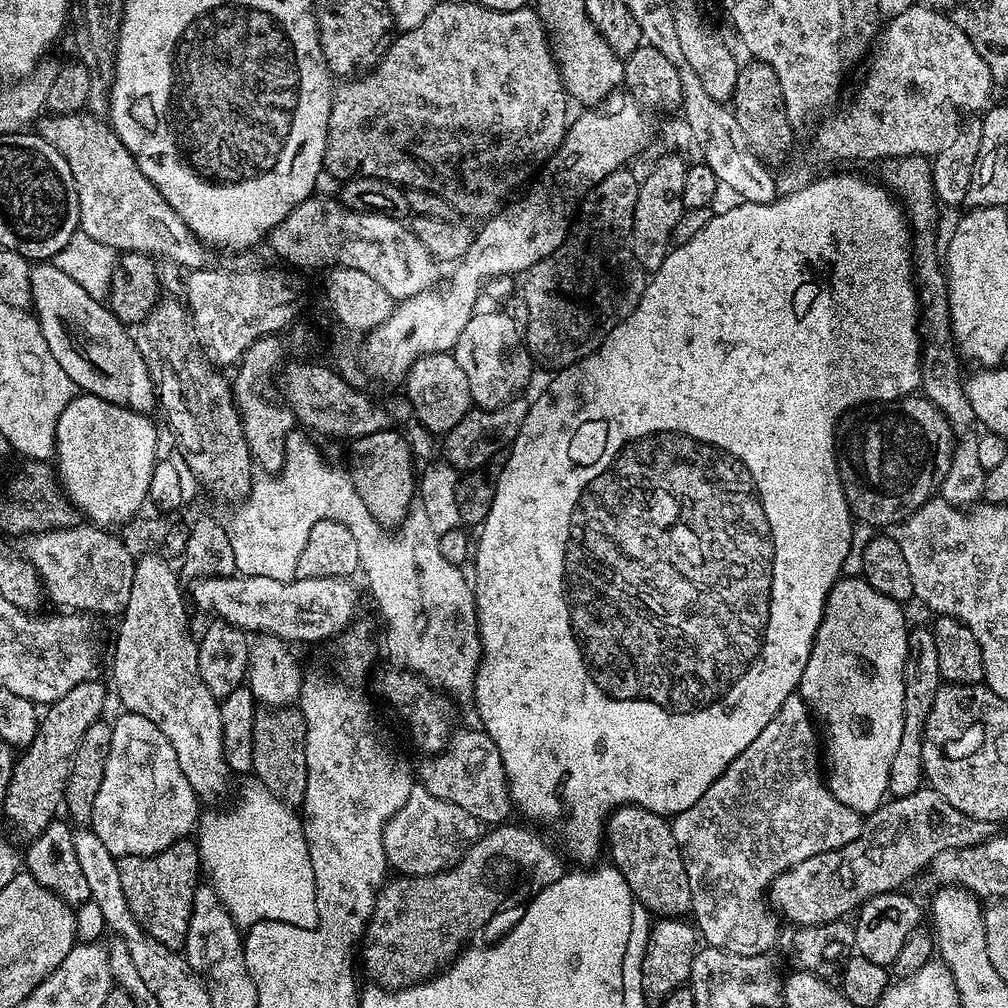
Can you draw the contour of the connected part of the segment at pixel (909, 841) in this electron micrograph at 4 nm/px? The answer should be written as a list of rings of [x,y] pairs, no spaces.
[[[922,786],[914,794],[889,799],[867,813],[854,842],[814,854],[814,858],[806,858],[806,862],[798,862],[798,866],[774,878],[766,900],[792,926],[825,924],[855,913],[860,905],[878,894],[903,889],[903,884],[923,868],[925,871],[942,850],[981,844],[993,832],[989,821],[954,810],[942,794]]]

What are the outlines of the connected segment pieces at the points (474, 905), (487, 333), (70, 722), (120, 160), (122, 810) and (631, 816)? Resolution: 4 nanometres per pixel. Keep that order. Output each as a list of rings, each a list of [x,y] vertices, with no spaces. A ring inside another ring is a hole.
[[[505,822],[489,827],[452,867],[438,874],[389,879],[385,883],[376,895],[376,908],[372,912],[372,919],[368,922],[368,930],[362,941],[364,972],[372,979],[369,981],[385,990],[399,990],[408,988],[411,984],[431,980],[437,972],[444,971],[465,951],[469,943],[467,940],[503,906],[508,892],[516,892],[517,902],[524,906],[546,886],[558,882],[558,878],[564,876],[565,857],[559,851],[556,853],[539,836],[541,833],[535,827],[524,822],[512,823]]]
[[[473,312],[462,334],[458,334],[454,355],[458,366],[462,366],[466,373],[470,398],[477,408],[497,408],[517,399],[532,376],[534,357],[524,342],[517,321],[515,324],[504,312]]]
[[[89,678],[78,682],[70,694],[62,694],[54,703],[47,705],[46,711],[40,716],[38,734],[28,748],[23,749],[15,757],[12,765],[10,786],[6,790],[6,798],[2,808],[8,820],[25,838],[42,834],[52,820],[57,819],[64,802],[64,791],[70,778],[74,750],[78,750],[78,742],[82,742],[82,734],[90,730],[95,720],[105,715],[104,703],[110,700],[107,687]]]
[[[83,111],[48,114],[39,121],[38,134],[66,158],[70,174],[74,174],[80,207],[79,231],[90,234],[90,238],[102,242],[102,246],[115,248],[120,254],[143,252],[161,261],[181,264],[184,270],[209,267],[213,253],[200,243],[186,222],[182,222],[170,202],[158,194],[142,170],[138,170],[138,164],[111,127],[102,123],[101,119]]]
[[[133,712],[120,714],[117,720],[111,721],[111,725],[110,754],[106,758],[102,786],[98,786],[98,798],[94,798],[94,814],[90,825],[92,831],[102,838],[106,850],[110,850],[110,854],[117,858],[153,856],[174,842],[191,837],[202,812],[201,801],[190,782],[186,782],[182,766],[178,766],[178,754],[174,754],[174,746],[170,746],[166,734],[162,734],[162,730],[158,730],[150,718],[142,718]]]
[[[624,805],[609,816],[605,824],[609,859],[630,886],[633,899],[649,913],[664,918],[685,915],[692,906],[690,882],[678,850],[671,823],[663,816],[636,805]]]

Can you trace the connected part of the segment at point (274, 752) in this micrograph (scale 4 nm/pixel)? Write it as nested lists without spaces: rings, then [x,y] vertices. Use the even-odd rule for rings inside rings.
[[[299,707],[273,708],[256,713],[254,726],[255,779],[263,784],[270,794],[289,806],[300,806],[306,794],[306,722]]]

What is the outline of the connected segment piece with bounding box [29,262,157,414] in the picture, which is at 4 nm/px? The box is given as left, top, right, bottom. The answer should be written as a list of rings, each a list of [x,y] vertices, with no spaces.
[[[36,262],[31,265],[30,290],[32,291],[31,311],[42,330],[42,338],[46,338],[46,346],[50,346],[50,354],[54,354],[54,362],[70,374],[81,393],[98,398],[106,398],[106,402],[114,402],[126,406],[130,410],[143,414],[151,413],[157,407],[156,387],[147,372],[146,362],[132,341],[131,331],[112,313],[111,307],[101,301],[90,298],[74,278],[69,278],[58,270],[55,262]]]

